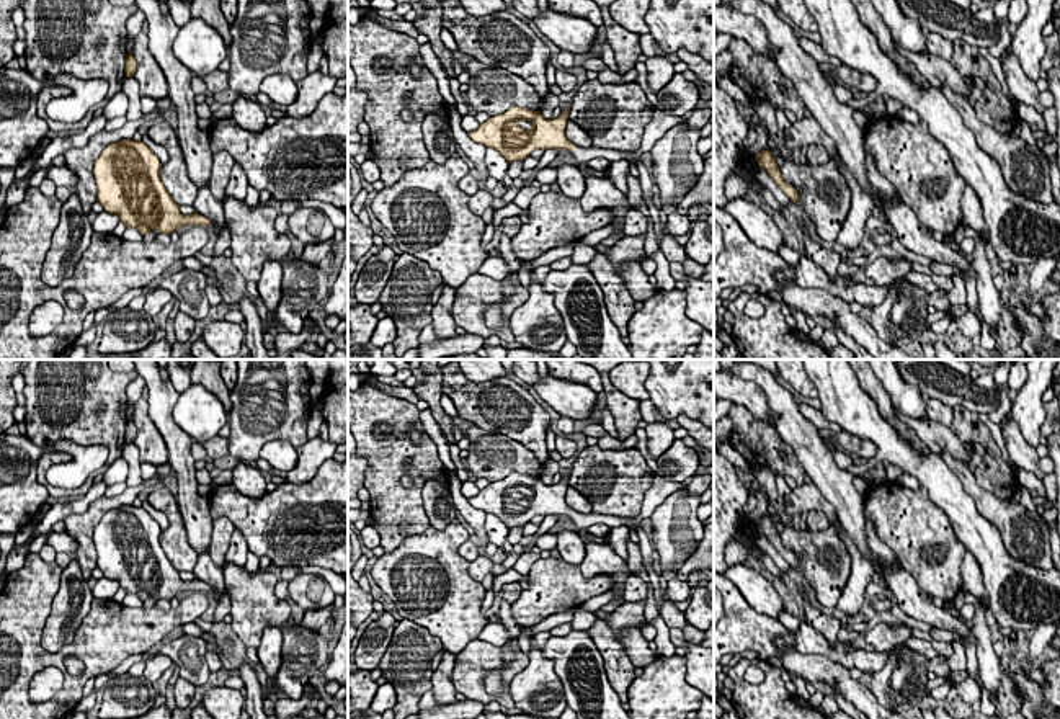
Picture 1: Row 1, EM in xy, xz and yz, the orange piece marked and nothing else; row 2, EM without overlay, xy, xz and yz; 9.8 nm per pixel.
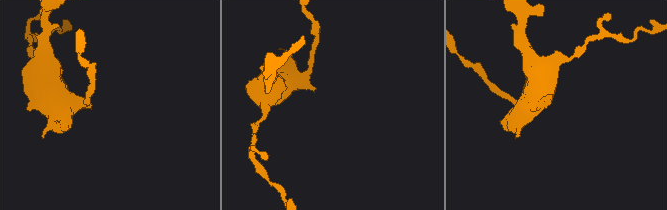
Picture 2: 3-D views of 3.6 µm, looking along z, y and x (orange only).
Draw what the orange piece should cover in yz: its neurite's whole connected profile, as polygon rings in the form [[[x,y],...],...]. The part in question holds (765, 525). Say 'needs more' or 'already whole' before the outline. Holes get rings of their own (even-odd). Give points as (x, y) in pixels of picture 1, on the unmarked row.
already whole; [[[761,516],[759,520],[756,520],[756,528],[758,528],[758,533],[763,533],[768,541],[774,546],[774,549],[784,557],[784,560],[792,567],[792,569],[797,569],[799,567],[799,560],[797,560],[797,556],[786,549],[782,546],[782,541],[781,541],[781,536],[776,529],[776,525],[773,523],[771,516]]]

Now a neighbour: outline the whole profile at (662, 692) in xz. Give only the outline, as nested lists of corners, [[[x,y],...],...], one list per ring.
[[[663,657],[644,667],[627,690],[630,719],[686,719],[691,711],[699,711],[702,693],[686,681],[686,657]]]

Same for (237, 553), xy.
[[[234,529],[225,559],[230,564],[243,567],[247,564],[247,556],[248,556],[247,541],[238,529]]]

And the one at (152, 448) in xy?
[[[144,387],[140,399],[134,404],[131,420],[137,428],[134,444],[139,448],[140,462],[162,466],[168,462],[168,449],[163,436],[149,417],[149,389]]]

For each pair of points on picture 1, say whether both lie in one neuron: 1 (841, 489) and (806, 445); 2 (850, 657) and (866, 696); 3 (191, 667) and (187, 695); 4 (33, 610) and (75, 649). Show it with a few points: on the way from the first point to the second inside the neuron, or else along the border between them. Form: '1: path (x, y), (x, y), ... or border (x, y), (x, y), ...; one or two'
1: path (830, 477), (814, 456); one
2: border (812, 654), (822, 654), (840, 662), (848, 670); two
3: border (180, 675), (195, 687); two
4: path (33, 629), (33, 646), (44, 657), (56, 657); one

